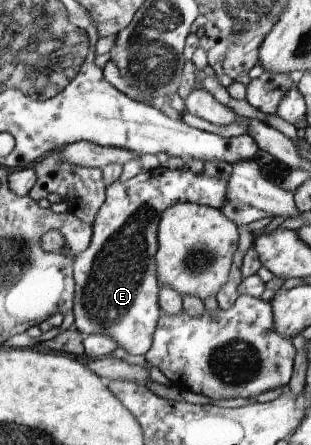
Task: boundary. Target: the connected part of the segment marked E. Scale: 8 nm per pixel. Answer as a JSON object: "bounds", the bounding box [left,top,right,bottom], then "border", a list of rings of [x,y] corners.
{"bounds":[72,168,227,356],"border":[[[157,168],[145,174],[138,174],[131,178],[124,184],[115,183],[108,190],[108,199],[105,200],[103,206],[96,214],[96,219],[92,222],[92,240],[89,243],[87,250],[74,255],[74,268],[75,268],[75,306],[72,308],[74,312],[74,323],[76,329],[83,334],[83,336],[90,335],[93,333],[106,334],[112,337],[119,347],[124,348],[129,354],[143,356],[147,355],[148,351],[152,348],[154,342],[154,336],[156,328],[158,327],[159,320],[162,318],[163,310],[160,307],[160,292],[161,284],[159,278],[156,276],[156,252],[158,248],[158,224],[162,212],[167,208],[171,207],[173,203],[179,203],[181,201],[197,203],[200,205],[207,205],[215,207],[220,210],[226,195],[226,184],[227,181],[218,178],[209,178],[205,173],[196,174],[191,170],[185,169],[174,169],[170,170],[165,168]]]}

